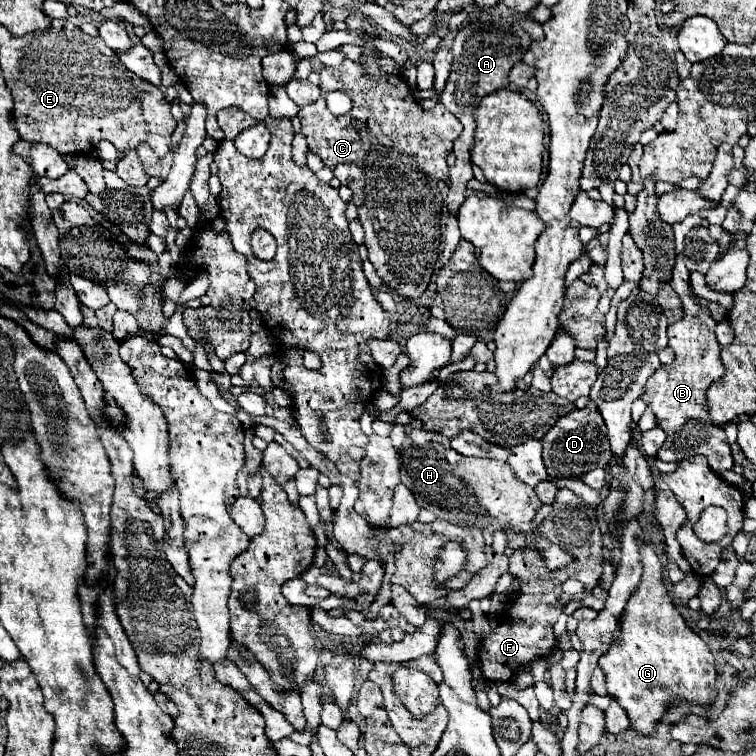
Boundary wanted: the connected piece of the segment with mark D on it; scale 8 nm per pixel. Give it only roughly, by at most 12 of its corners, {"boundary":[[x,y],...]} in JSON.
{"boundary":[[593,400],[543,436],[555,478],[605,468],[613,452]]}

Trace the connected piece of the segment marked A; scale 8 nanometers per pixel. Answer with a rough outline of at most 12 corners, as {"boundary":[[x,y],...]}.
{"boundary":[[509,22],[467,24],[453,42],[443,106],[463,132],[449,168],[447,208],[457,216],[473,178],[473,110],[507,88],[531,46]]}

